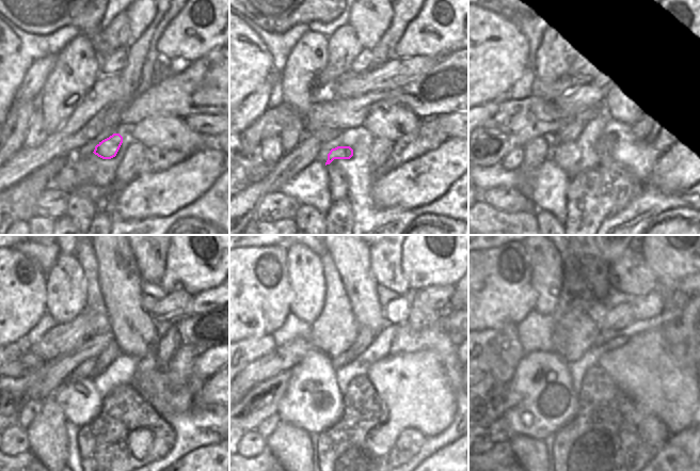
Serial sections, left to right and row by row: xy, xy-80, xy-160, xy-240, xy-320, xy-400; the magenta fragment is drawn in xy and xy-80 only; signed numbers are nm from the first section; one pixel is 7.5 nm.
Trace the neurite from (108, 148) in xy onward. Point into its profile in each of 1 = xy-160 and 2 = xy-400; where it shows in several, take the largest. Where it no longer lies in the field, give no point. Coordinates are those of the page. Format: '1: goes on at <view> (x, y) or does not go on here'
1: goes on at xy-160 (566, 155)
2: goes on at xy-400 (542, 398)

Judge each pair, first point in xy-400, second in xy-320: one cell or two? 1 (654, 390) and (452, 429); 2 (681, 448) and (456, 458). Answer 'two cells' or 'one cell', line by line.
1: two cells
2: one cell

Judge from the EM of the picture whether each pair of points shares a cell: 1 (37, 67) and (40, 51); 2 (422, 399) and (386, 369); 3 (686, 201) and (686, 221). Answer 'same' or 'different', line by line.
1: different
2: same
3: different

